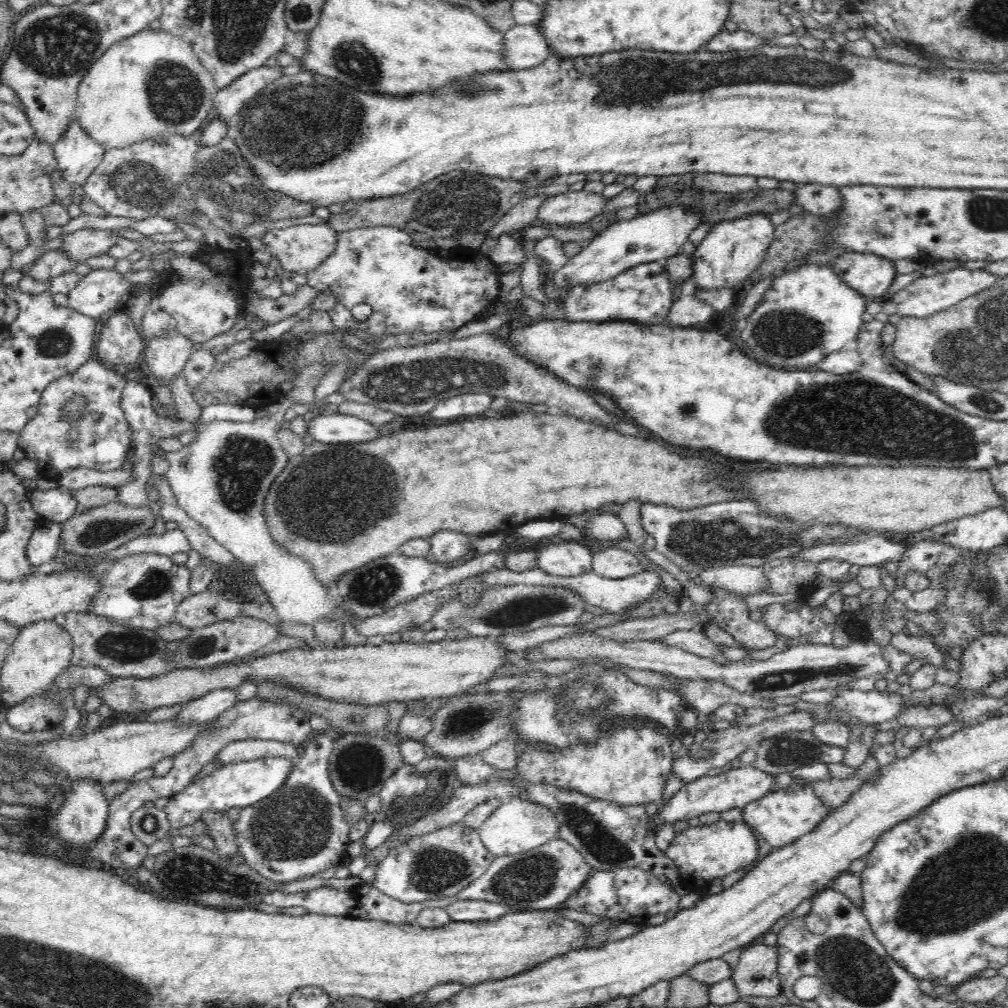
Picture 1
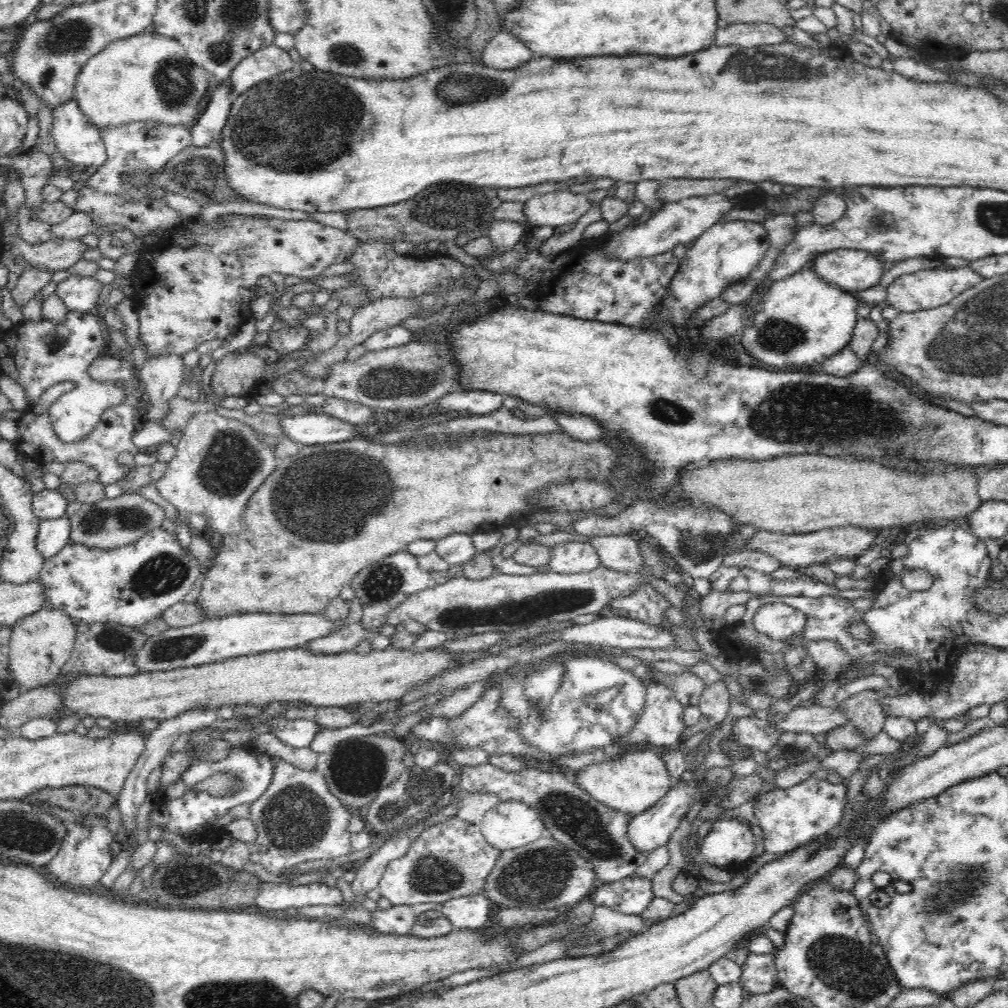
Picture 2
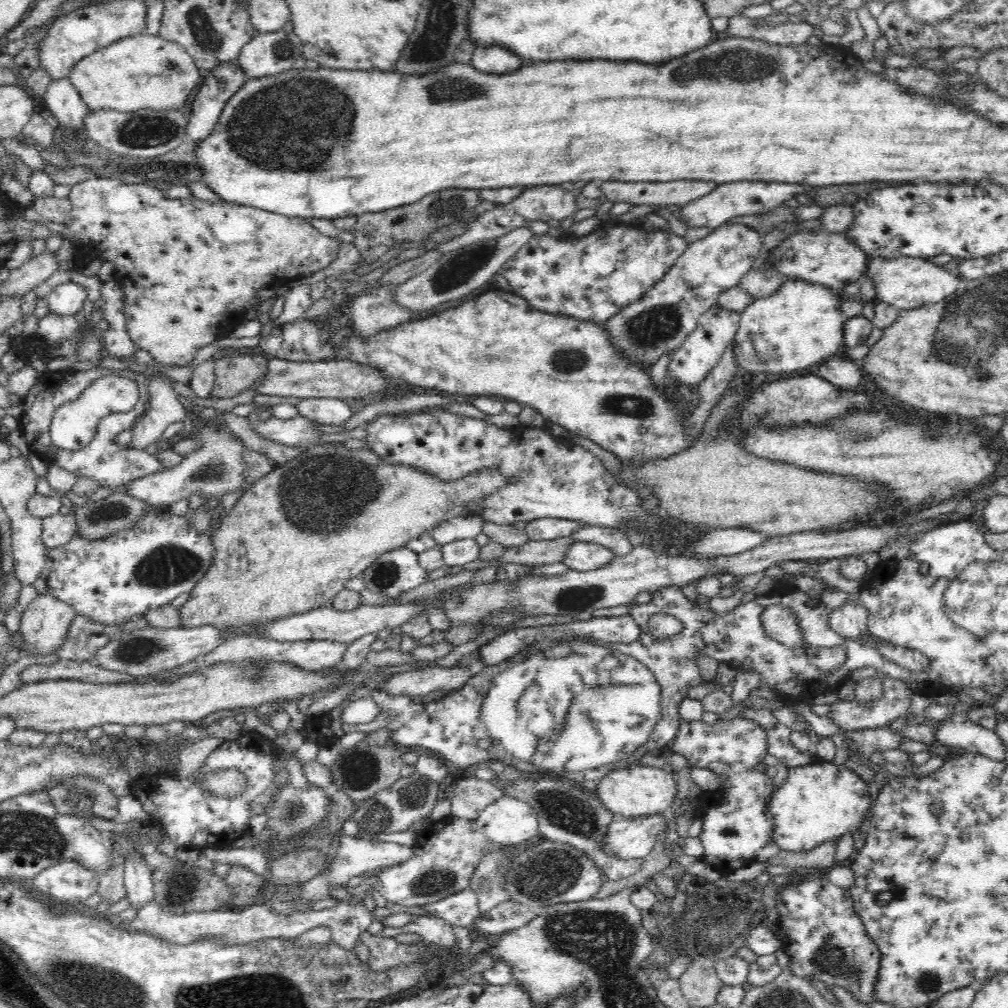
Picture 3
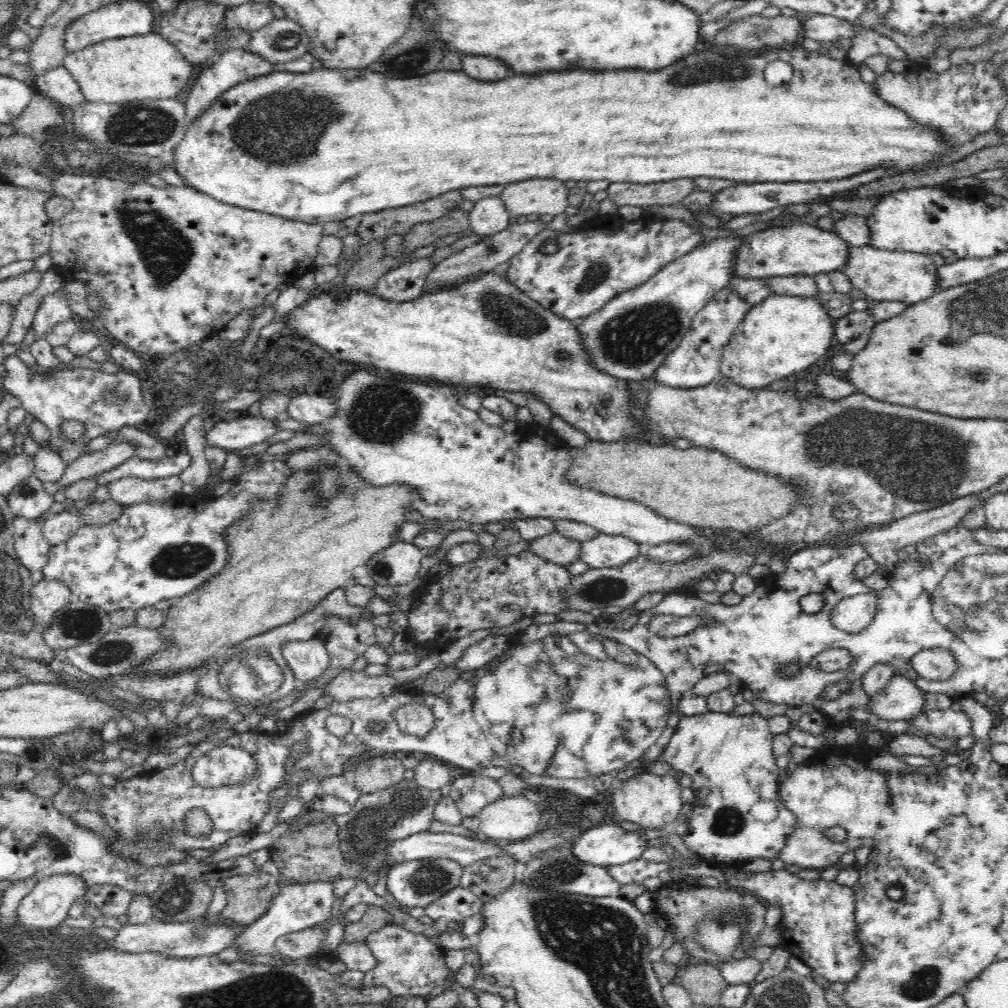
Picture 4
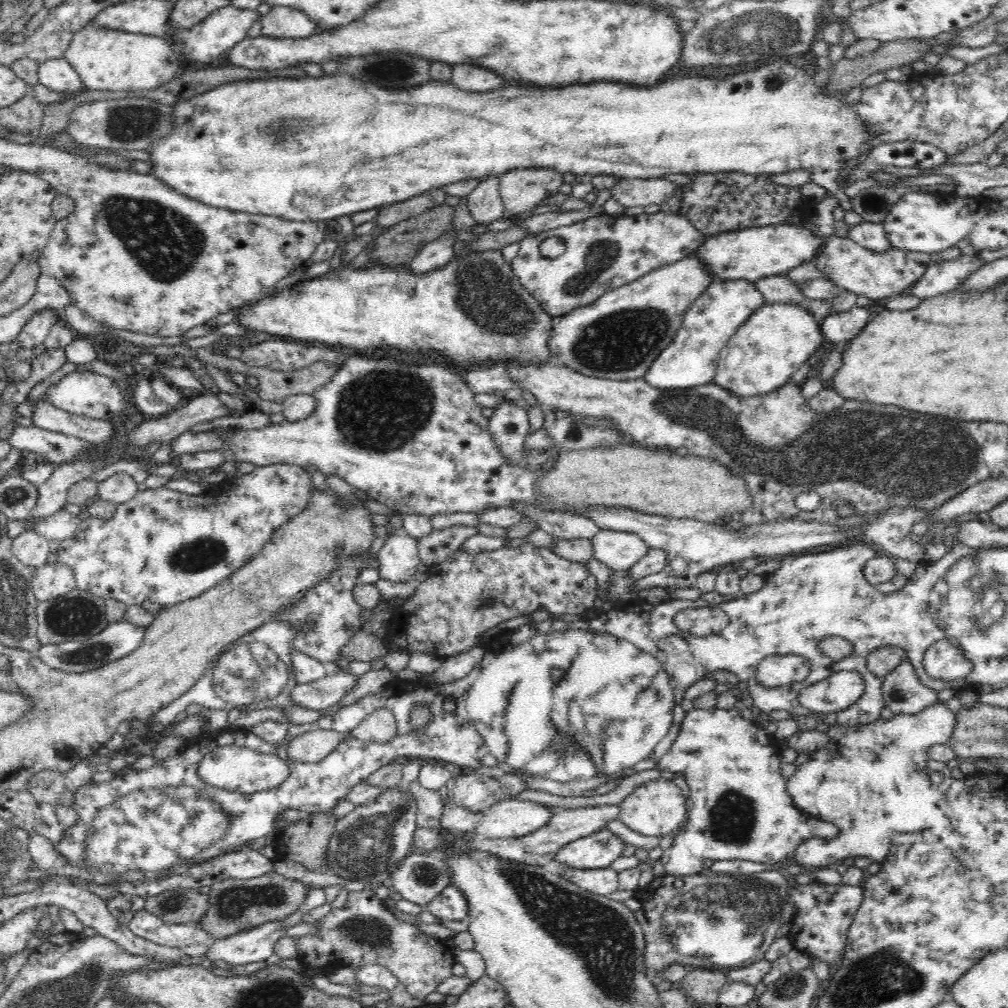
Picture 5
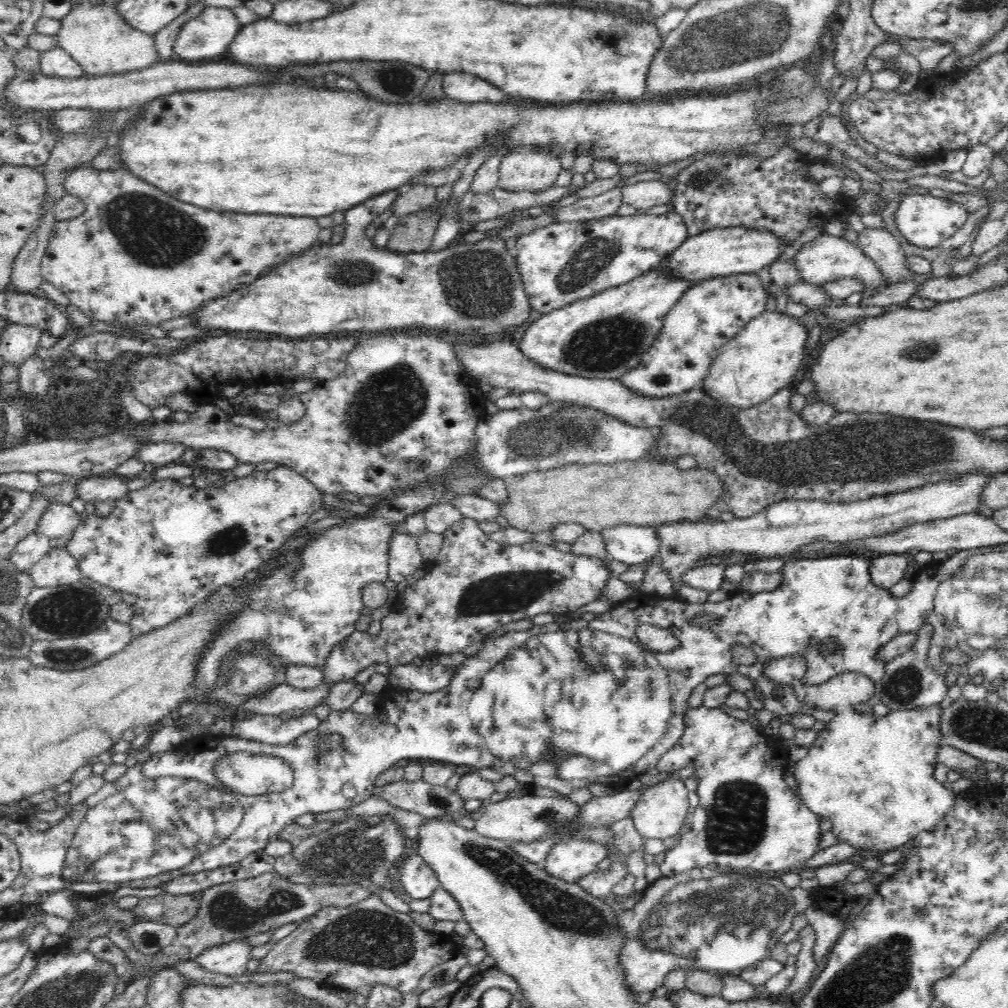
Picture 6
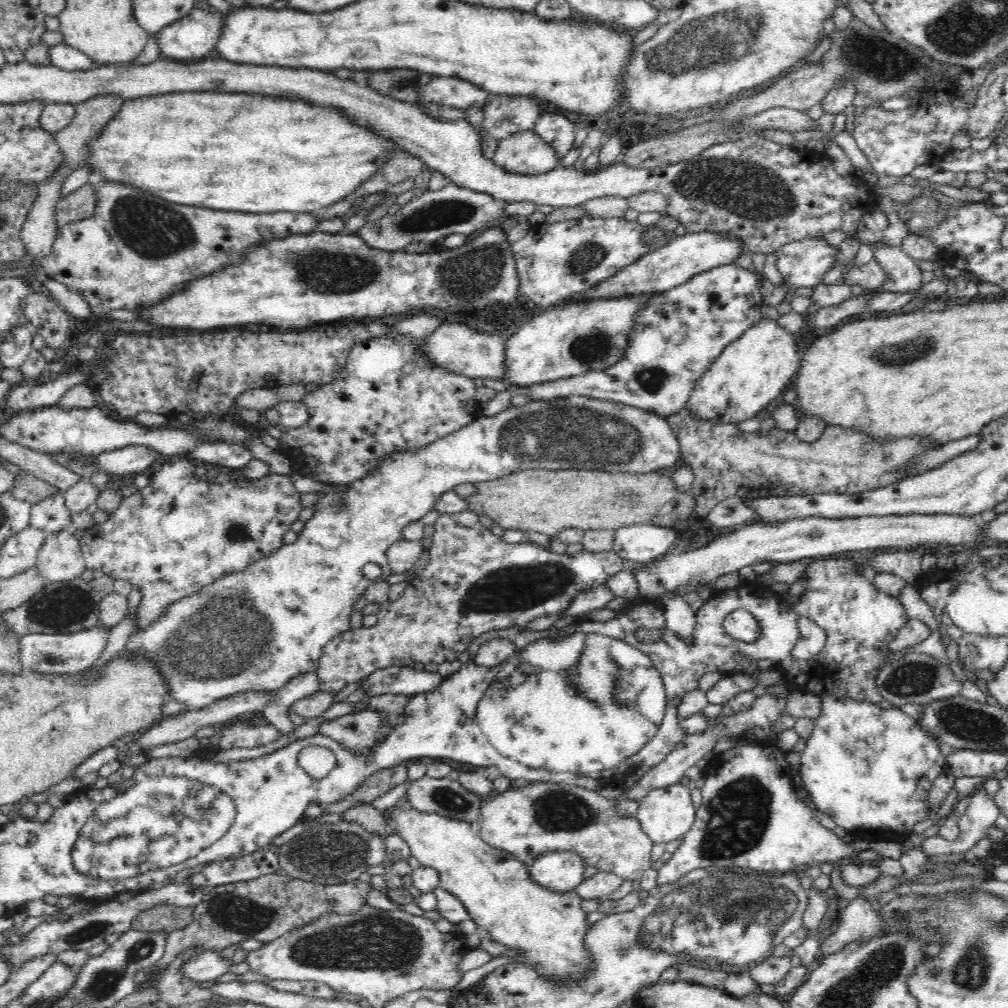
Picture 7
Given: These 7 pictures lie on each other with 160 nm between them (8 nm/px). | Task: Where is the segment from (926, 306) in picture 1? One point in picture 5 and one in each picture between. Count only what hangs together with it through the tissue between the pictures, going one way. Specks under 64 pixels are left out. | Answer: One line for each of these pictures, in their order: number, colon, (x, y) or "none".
2: (931, 288)
3: (906, 282)
4: (900, 276)
5: (878, 275)

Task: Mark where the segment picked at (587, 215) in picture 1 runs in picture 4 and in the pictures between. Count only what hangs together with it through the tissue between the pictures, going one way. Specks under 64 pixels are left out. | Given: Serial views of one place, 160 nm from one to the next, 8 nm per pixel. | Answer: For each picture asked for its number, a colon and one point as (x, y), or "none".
2: (555, 209)
3: (543, 203)
4: (542, 199)

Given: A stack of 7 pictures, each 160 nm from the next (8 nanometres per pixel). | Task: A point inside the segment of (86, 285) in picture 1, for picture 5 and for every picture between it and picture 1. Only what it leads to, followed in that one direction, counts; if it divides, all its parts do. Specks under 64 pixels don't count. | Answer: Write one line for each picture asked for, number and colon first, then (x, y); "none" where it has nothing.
2: (80, 294)
3: (66, 299)
4: (55, 307)
5: (34, 332)

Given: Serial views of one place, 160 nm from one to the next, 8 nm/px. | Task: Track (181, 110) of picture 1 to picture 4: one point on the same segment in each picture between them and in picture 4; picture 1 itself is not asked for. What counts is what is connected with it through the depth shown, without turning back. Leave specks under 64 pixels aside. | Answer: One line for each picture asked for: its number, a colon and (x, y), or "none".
2: (147, 77)
3: (141, 71)
4: (115, 71)

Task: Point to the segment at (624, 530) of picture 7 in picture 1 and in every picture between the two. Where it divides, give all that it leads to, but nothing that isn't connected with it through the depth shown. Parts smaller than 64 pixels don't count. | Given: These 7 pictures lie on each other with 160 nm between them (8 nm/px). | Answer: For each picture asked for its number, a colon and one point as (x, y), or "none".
1: (565, 559)
2: (572, 557)
3: (582, 557)
4: (603, 551)
5: (620, 551)
6: (630, 544)

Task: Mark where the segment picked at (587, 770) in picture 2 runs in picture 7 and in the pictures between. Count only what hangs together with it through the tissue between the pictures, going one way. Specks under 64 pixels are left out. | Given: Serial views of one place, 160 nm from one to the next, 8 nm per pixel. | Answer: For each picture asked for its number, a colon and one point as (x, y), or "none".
3: (640, 790)
4: (652, 801)
5: (655, 808)
6: (660, 812)
7: (665, 814)

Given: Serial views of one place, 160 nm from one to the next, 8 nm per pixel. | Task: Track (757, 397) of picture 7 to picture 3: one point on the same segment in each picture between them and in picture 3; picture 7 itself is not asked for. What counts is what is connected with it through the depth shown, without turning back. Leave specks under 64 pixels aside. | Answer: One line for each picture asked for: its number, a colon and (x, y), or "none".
3: (798, 325)
4: (783, 334)
5: (778, 338)
6: (763, 357)

